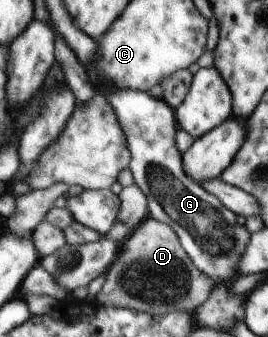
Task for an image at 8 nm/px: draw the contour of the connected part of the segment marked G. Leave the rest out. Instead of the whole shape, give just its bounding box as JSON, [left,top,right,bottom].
[97,86,251,282]

